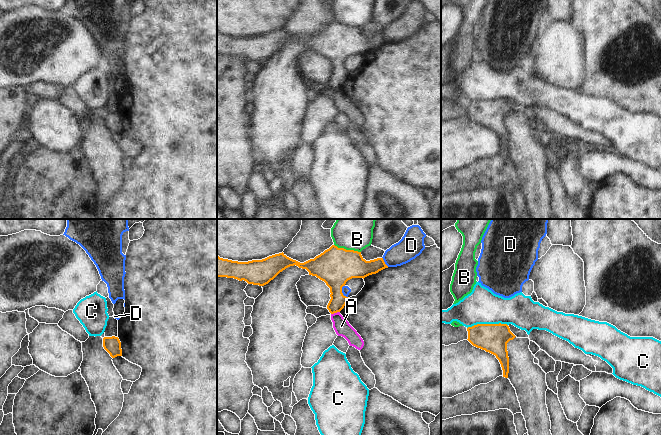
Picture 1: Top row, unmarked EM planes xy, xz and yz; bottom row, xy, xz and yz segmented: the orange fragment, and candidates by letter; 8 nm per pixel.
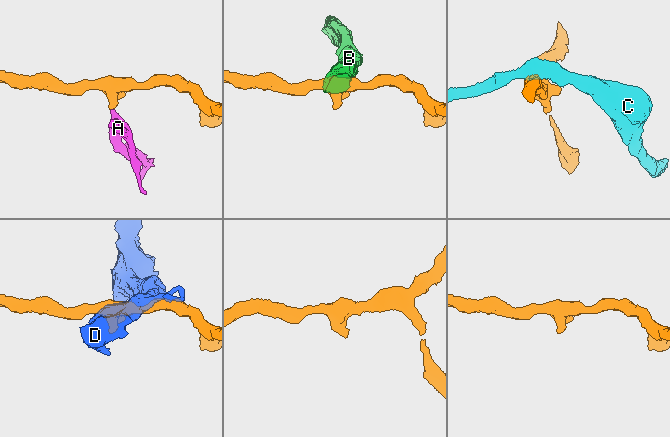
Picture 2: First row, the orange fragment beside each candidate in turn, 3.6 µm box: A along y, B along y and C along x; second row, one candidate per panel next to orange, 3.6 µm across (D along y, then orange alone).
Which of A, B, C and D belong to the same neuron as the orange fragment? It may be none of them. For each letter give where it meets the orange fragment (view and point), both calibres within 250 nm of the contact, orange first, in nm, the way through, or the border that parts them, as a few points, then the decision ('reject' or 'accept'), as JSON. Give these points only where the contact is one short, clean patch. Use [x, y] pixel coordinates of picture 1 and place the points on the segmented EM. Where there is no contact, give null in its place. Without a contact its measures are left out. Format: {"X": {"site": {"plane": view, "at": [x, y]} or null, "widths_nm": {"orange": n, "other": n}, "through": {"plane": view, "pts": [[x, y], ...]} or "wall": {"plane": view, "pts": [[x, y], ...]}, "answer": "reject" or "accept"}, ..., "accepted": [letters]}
{"A": {"site": {"plane": "xz", "at": [335, 312]}, "widths_nm": {"orange": 150, "other": 130}, "wall": {"plane": "xz", "pts": [[339, 311], [331, 314]]}, "answer": "reject"}, "B": {"site": {"plane": "xz", "at": [347, 250]}, "widths_nm": {"orange": 300, "other": 320}, "wall": {"plane": "xz", "pts": [[334, 244], [338, 247], [360, 252]]}, "answer": "reject"}, "C": {"site": {"plane": "yz", "at": [487, 324]}, "widths_nm": {"orange": 240, "other": 280}, "wall": {"plane": "yz", "pts": [[507, 324], [477, 323], [467, 328]]}, "answer": "reject"}, "D": {"site": {"plane": "xz", "at": [341, 292]}, "widths_nm": {"orange": 300, "other": 70}, "answer": "reject"}, "accepted": []}

